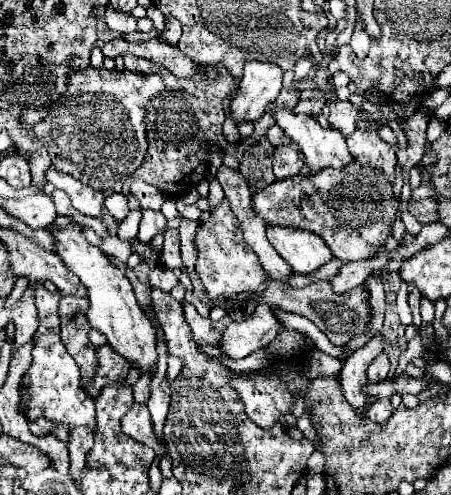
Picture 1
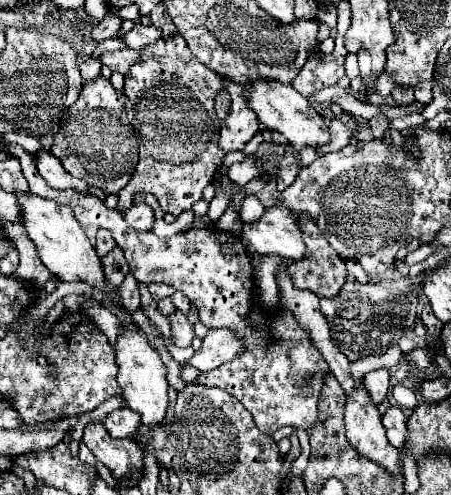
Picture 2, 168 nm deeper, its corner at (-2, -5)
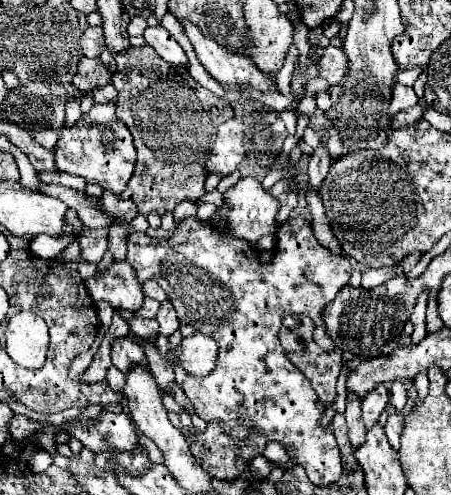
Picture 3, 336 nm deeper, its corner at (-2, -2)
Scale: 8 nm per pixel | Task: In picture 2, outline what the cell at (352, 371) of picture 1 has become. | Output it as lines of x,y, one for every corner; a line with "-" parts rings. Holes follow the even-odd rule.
363,382
355,384
355,388
347,394
345,400
345,430
347,430
347,440
349,444
363,454
369,460
375,460
379,464
383,464
389,472
397,472
397,464
399,464
399,450
393,448
387,438
385,438
385,430
381,426
381,414
377,412
377,404
373,402
369,390
365,388

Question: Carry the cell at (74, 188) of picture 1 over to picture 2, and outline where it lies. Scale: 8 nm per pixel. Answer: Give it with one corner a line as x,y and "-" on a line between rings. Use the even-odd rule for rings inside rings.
39,150
37,158
39,158
37,170
47,180
47,184
51,188
73,188
73,190
77,190
81,194
89,194
87,192
87,184
83,180
77,180
71,174
67,174
65,168
61,166
61,162
51,152

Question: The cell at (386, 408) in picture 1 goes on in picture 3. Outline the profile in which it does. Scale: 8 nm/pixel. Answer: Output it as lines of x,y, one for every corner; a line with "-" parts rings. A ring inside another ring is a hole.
399,413
389,415
389,419
385,423
385,435
387,435
387,439
389,439
393,449
399,449
401,431
403,431
403,415
399,415

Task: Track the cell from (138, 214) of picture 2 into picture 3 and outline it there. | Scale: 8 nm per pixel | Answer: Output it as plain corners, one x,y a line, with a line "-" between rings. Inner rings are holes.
103,191
103,195
101,195
101,207
105,207
105,211
107,211
107,215
111,219
121,219
125,223
133,221
135,215
137,215
135,203
119,199
117,195
113,195
113,191

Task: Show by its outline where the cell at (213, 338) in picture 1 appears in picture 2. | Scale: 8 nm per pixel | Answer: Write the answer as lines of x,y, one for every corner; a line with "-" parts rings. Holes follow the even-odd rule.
177,310
169,318
171,318
171,324
173,324
173,336
177,340
175,344
177,346
191,346
191,342
195,340
195,330
193,330
193,324
189,324
187,314

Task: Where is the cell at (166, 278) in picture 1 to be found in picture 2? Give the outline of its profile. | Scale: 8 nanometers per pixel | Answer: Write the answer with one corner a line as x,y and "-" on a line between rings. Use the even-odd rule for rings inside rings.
149,284
149,292
155,300
159,300
159,298
165,298
165,296
171,296
175,290
169,284

